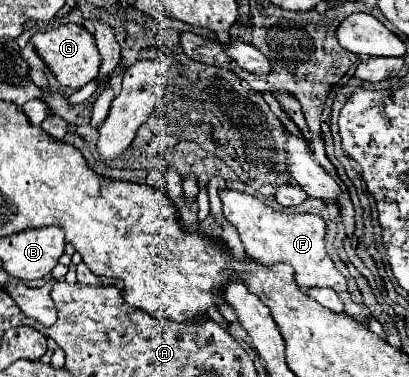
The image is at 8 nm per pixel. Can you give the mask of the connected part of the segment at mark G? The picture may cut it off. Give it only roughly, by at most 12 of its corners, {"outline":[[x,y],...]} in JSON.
{"outline":[[77,23],[35,33],[35,51],[65,87],[99,75],[93,35]]}

